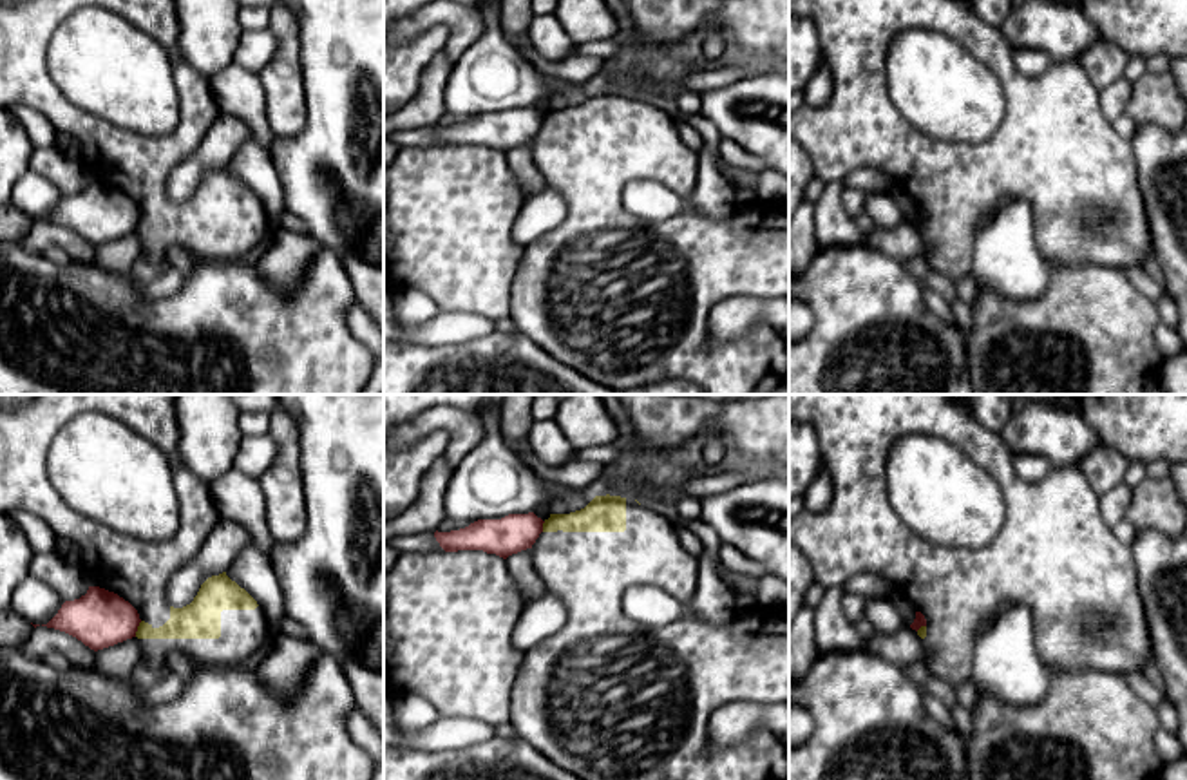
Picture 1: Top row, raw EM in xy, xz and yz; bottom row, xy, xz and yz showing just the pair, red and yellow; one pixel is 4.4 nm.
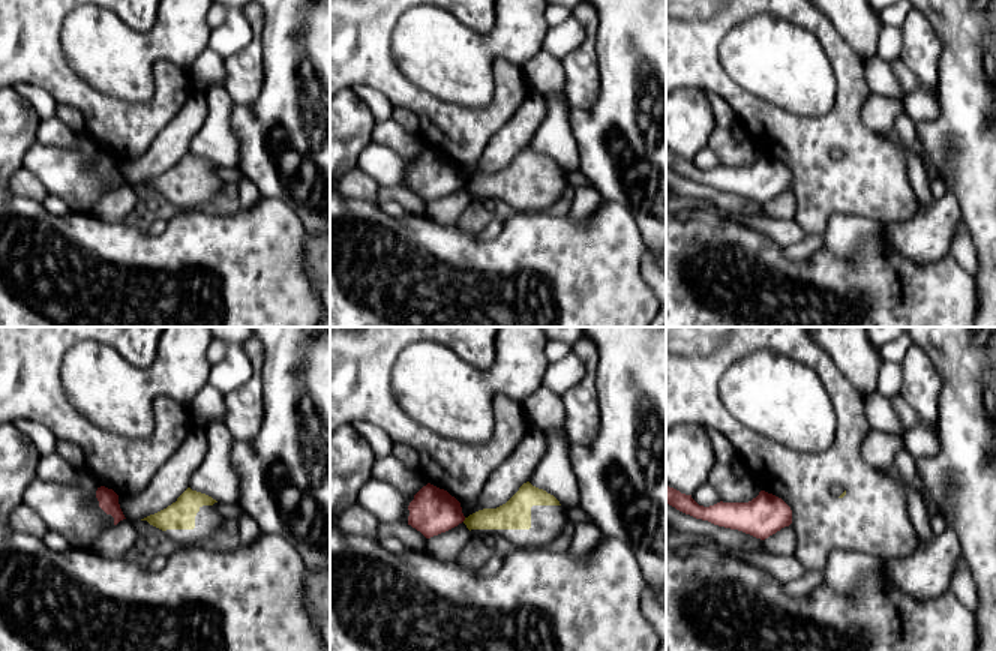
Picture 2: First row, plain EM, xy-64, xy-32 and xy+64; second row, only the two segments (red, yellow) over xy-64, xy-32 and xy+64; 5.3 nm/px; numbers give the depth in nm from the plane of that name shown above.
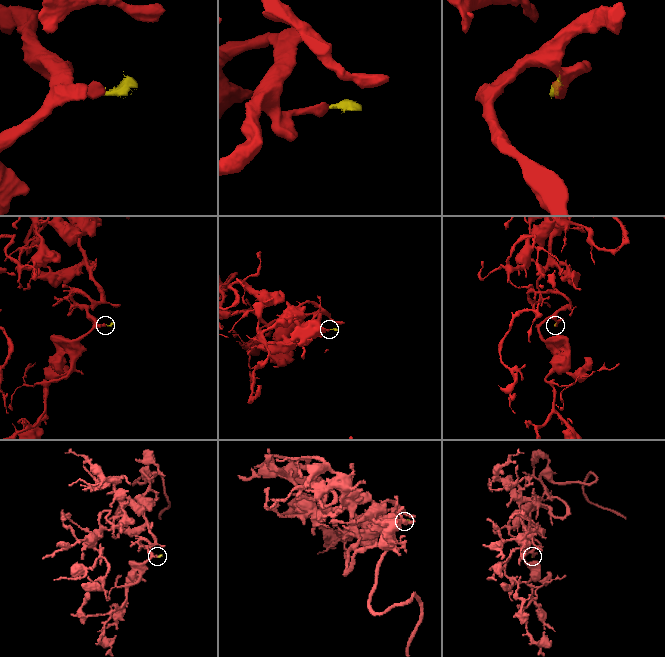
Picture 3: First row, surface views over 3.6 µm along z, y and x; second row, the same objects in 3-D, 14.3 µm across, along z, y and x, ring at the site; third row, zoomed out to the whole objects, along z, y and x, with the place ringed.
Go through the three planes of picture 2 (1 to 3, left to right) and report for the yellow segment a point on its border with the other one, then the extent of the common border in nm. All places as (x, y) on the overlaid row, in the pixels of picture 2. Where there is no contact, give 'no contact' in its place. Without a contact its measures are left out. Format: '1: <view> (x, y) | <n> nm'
1: no contact
2: xy-32 (464, 519) | 30 nm
3: no contact

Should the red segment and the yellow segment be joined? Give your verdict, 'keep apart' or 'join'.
keep apart

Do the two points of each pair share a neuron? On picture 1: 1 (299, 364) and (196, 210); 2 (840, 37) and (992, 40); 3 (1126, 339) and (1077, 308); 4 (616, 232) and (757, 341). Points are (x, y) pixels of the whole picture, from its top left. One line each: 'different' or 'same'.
1: different
2: same
3: same
4: same

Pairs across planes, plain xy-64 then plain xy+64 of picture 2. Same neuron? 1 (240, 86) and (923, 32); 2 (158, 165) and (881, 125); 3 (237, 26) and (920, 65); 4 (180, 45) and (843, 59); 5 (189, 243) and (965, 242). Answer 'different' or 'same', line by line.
1: same
2: same
3: different
4: different
5: different

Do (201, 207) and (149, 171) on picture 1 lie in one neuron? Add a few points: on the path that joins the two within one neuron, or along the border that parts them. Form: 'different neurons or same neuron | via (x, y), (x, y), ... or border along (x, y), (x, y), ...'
same neuron | via (185, 209), (170, 209), (149, 187)

